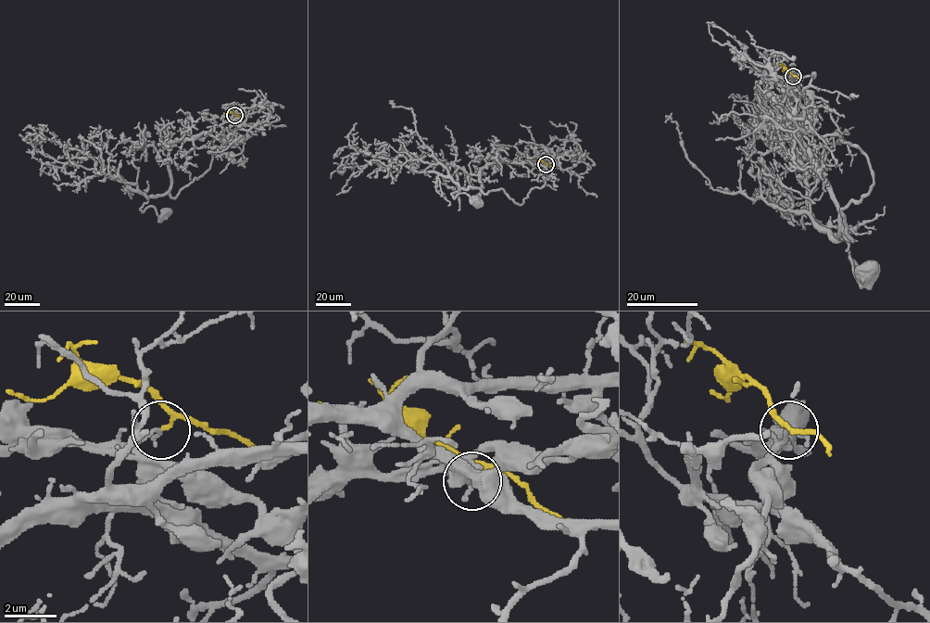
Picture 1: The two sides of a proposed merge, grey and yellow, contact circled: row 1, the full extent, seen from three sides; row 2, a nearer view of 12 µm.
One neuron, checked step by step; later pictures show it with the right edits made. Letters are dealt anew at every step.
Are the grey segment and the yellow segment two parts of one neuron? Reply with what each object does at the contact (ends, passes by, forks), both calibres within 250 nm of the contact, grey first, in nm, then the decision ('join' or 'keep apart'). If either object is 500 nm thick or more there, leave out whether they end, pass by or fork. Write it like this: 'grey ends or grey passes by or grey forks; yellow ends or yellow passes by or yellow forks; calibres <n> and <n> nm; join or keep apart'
grey ends; yellow passes by; calibres 170 and 90 nm; keep apart

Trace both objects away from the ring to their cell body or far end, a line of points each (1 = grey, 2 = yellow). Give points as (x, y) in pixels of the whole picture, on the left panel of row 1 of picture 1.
1: (234, 115), (172, 146), (170, 188), (149, 197), (140, 209), (153, 206), (159, 219), (164, 213)
2: (234, 115), (232, 112), (223, 112)

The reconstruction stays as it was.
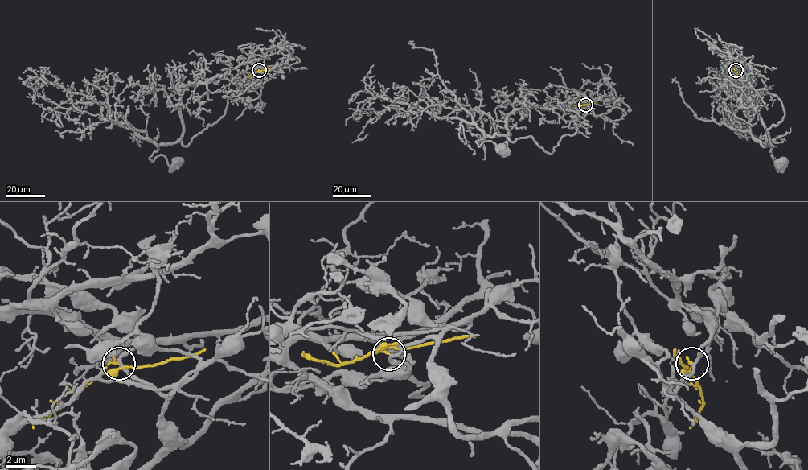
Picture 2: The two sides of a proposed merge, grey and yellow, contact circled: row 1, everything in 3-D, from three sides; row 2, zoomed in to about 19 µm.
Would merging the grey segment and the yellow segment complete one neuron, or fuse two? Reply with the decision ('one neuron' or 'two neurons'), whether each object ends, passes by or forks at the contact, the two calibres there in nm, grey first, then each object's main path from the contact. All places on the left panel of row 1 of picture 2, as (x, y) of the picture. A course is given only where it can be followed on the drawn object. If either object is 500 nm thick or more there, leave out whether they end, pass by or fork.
two neurons; grey passes by; yellow ends there; 220 nm thick on the grey side, 150 nm on the other; grey runs (259, 70), (241, 64), (184, 91), (182, 136), (149, 158), (176, 163); yellow runs (259, 70), (248, 78)

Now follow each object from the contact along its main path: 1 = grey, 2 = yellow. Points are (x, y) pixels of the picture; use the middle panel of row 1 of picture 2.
1: (585, 105), (513, 111), (507, 116), (509, 134), (476, 142), (479, 146), (490, 141), (502, 150)
2: (585, 105), (574, 105)

